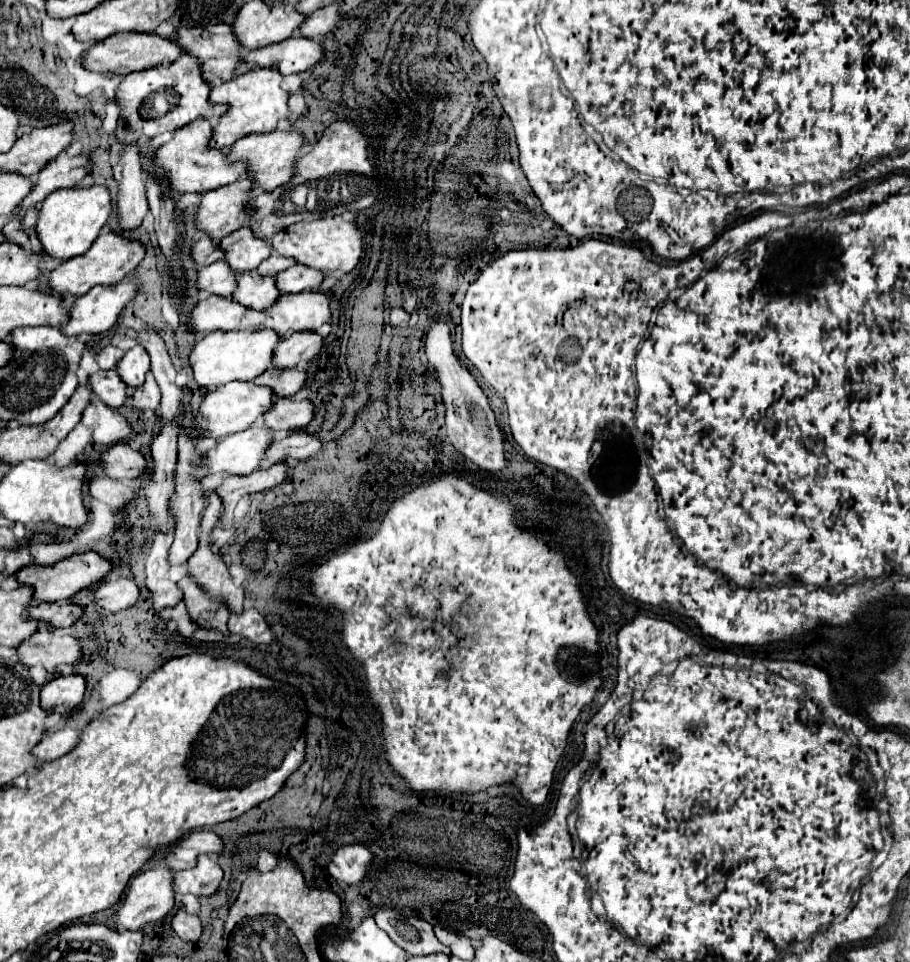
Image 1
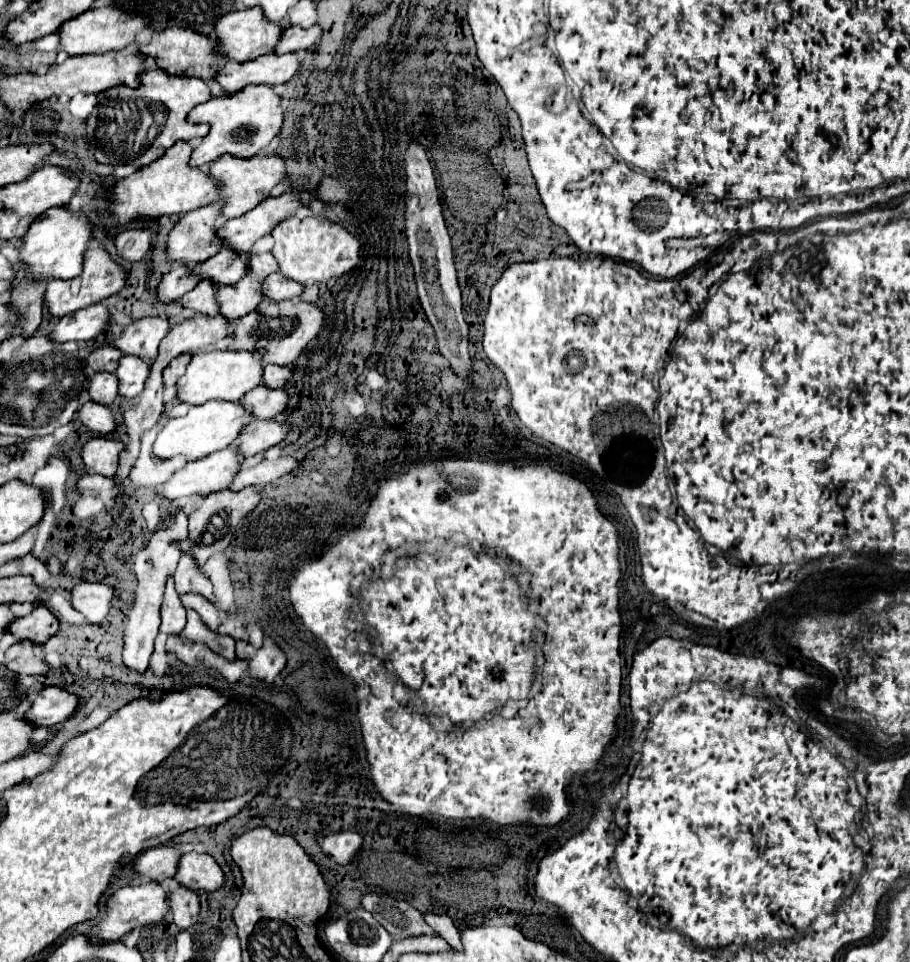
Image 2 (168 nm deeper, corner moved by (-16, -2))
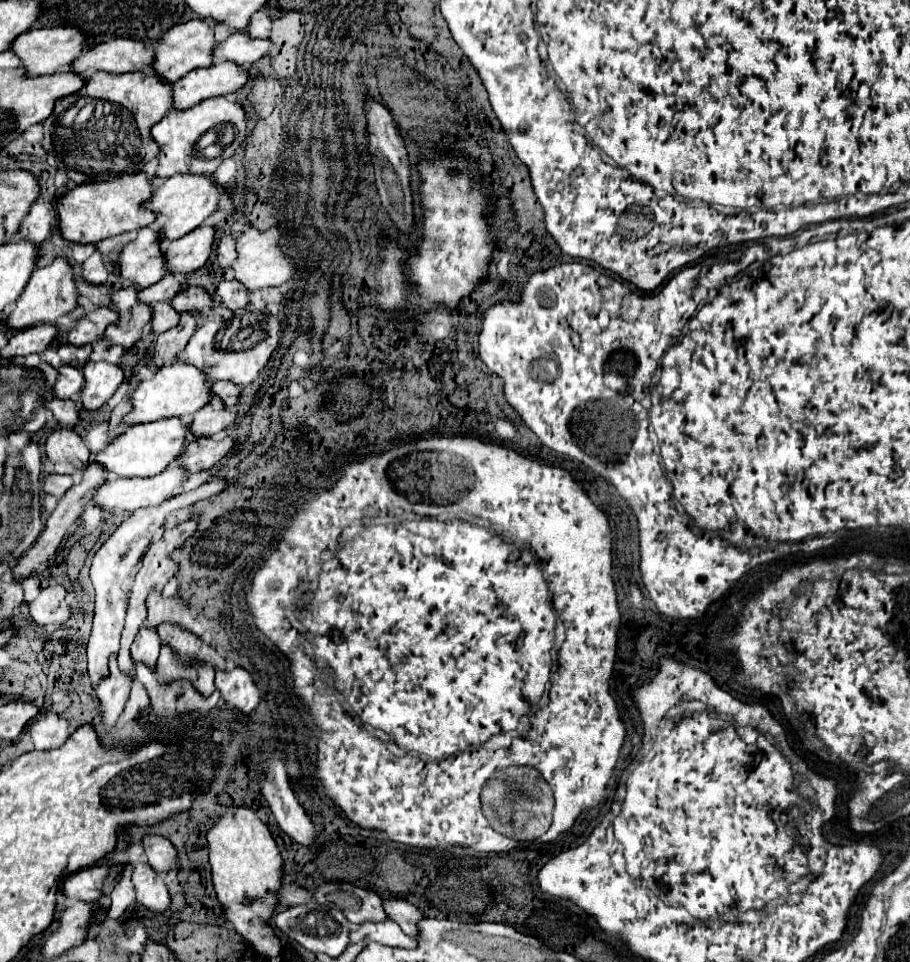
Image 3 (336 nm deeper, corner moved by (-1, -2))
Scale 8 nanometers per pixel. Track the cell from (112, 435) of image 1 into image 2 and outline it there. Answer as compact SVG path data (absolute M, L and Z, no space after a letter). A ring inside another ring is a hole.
M90 399L80 405L80 409L78 409L78 419L80 419L82 425L86 425L90 431L100 433L100 435L112 433L112 431L116 429L116 423L114 423L112 413L110 413L104 405L92 403Z

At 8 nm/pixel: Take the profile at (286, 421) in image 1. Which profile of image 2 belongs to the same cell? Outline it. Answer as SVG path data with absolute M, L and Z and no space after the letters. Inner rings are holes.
M252 419L242 431L240 431L240 445L238 451L244 457L252 457L260 451L266 451L272 445L278 445L286 433L292 431L292 427L284 425L282 421L262 421Z

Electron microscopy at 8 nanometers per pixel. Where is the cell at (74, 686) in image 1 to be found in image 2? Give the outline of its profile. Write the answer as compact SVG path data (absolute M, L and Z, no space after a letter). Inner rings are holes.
M46 687L26 711L24 721L34 727L52 727L66 721L78 705L78 697L60 687Z

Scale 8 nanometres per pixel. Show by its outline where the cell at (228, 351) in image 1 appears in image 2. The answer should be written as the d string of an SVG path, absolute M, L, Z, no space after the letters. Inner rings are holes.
M226 349L226 351L214 351L214 353L196 353L192 361L188 363L186 373L176 381L176 399L188 405L204 405L206 401L212 401L212 399L240 401L244 393L248 393L260 383L260 371L262 371L260 355L252 355L250 351L228 351Z

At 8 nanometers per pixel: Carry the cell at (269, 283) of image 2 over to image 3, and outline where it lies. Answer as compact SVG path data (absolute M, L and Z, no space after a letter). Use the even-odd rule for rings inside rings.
M225 279L225 281L221 281L219 287L217 287L217 291L215 291L215 295L231 311L245 309L249 305L249 301L251 301L251 291L245 291L245 287L241 287L241 283L237 283L237 279Z

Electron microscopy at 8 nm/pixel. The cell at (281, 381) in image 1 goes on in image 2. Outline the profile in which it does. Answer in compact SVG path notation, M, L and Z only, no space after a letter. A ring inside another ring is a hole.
M254 387L252 391L248 391L240 403L244 405L246 411L250 411L254 417L258 419L270 419L274 415L280 415L286 411L286 403L288 403L288 395L284 393L284 389L272 391L268 387Z

